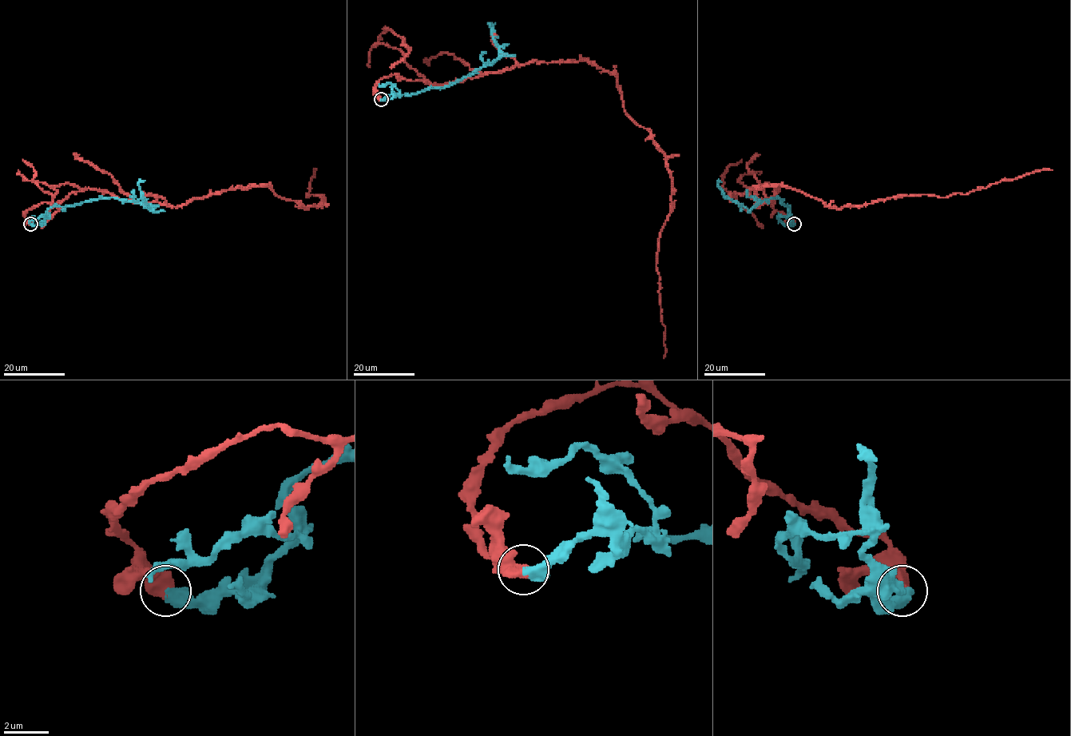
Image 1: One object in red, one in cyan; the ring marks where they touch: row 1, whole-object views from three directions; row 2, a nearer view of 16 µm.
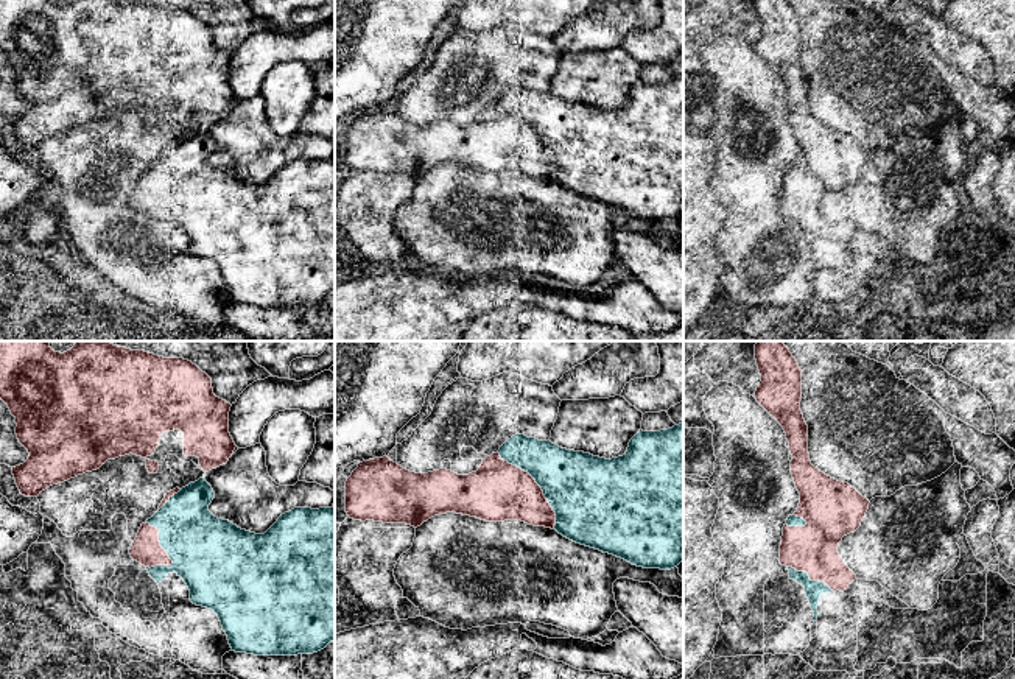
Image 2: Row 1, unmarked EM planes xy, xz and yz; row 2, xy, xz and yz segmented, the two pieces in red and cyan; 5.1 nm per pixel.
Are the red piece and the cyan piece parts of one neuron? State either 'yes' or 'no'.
no

